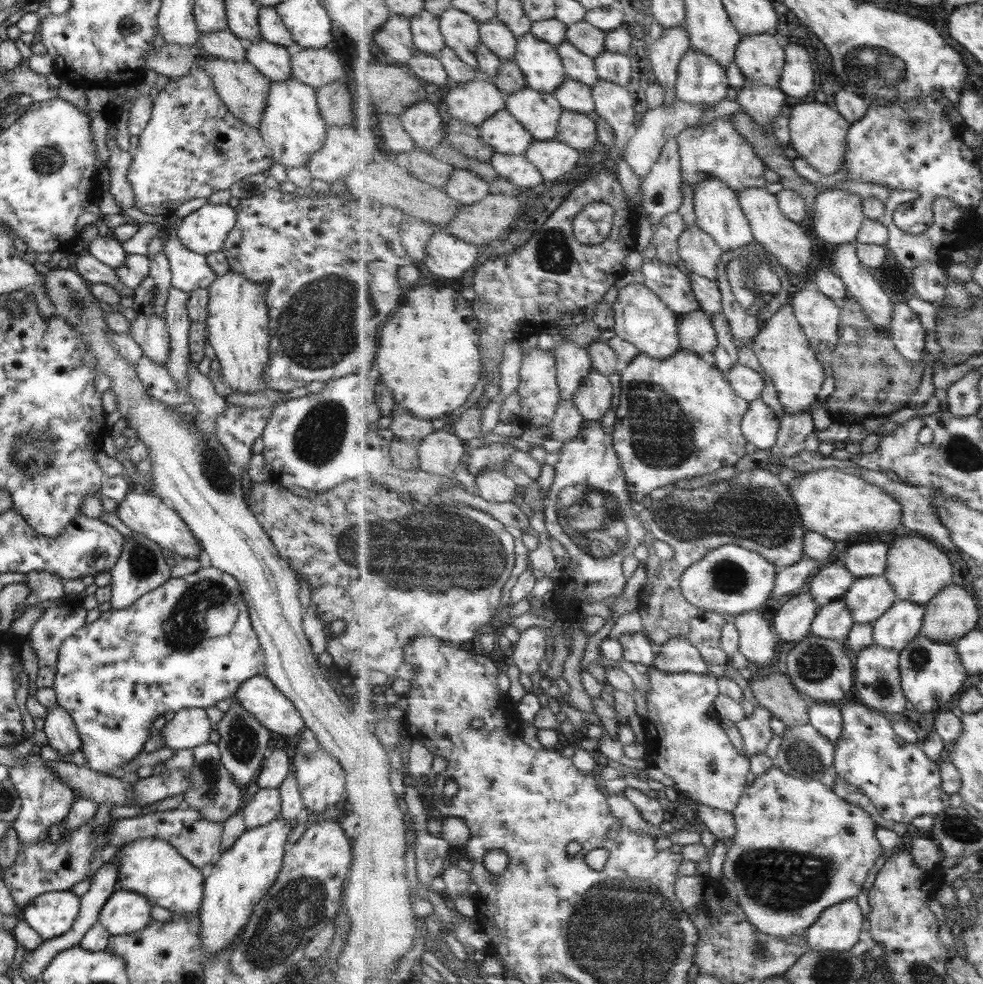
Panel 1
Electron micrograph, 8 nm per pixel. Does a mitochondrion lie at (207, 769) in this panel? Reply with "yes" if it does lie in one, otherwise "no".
yes

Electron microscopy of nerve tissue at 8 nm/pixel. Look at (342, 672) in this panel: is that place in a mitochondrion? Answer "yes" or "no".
no

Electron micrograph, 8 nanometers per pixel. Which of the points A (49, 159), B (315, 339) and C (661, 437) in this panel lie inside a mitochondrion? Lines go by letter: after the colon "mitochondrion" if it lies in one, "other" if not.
A: mitochondrion
B: mitochondrion
C: mitochondrion

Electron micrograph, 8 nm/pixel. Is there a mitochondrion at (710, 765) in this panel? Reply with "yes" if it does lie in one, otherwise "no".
yes

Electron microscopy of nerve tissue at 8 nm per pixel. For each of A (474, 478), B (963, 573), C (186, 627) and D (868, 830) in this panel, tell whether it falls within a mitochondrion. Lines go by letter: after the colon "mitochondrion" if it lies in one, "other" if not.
A: other
B: other
C: mitochondrion
D: other

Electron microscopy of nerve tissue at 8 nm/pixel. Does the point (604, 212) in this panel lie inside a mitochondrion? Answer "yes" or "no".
no

